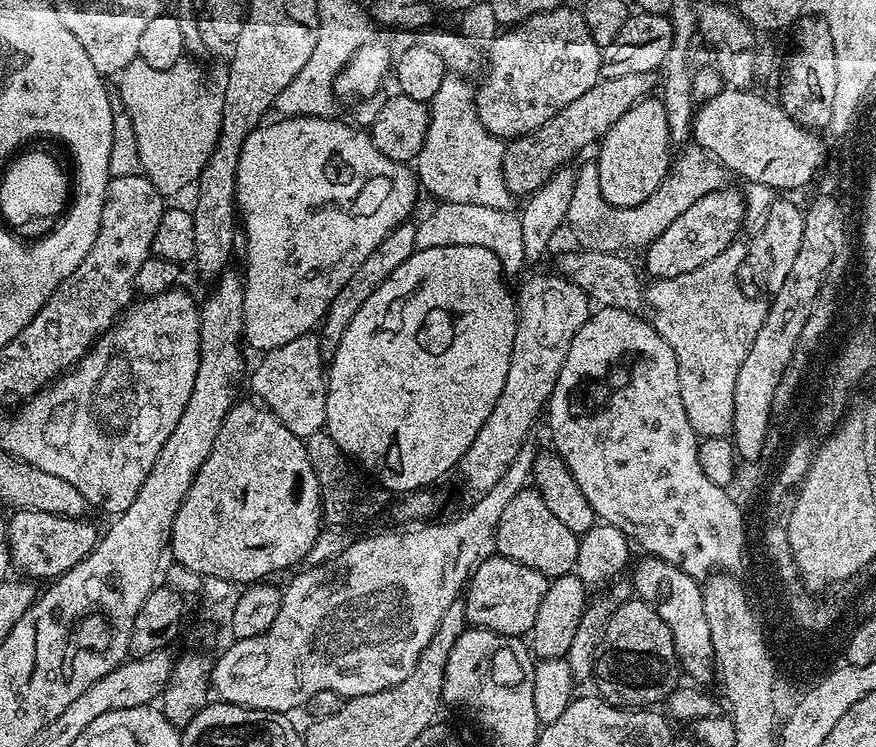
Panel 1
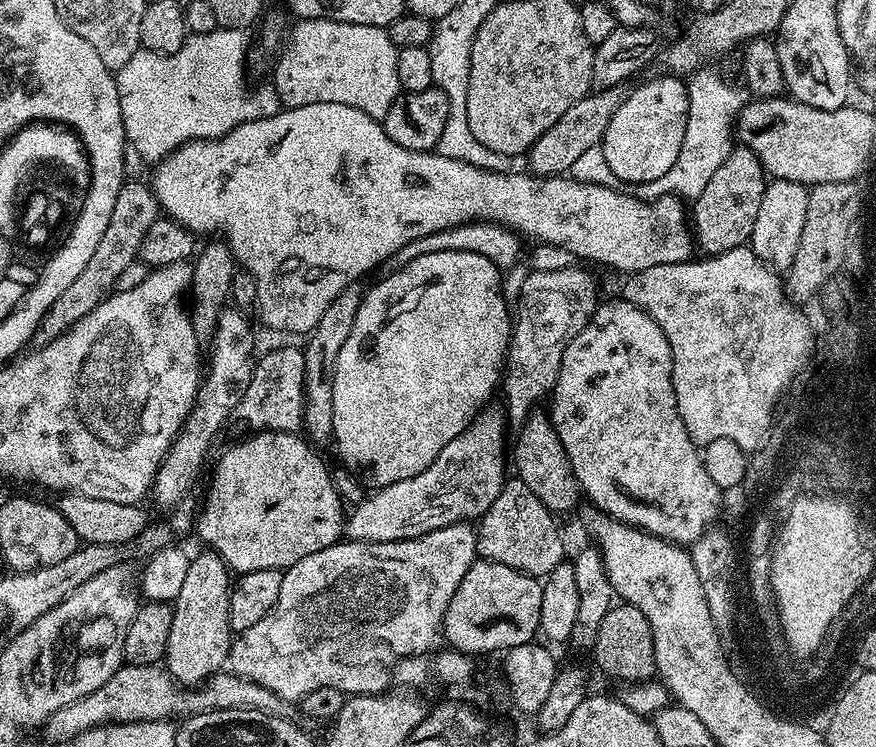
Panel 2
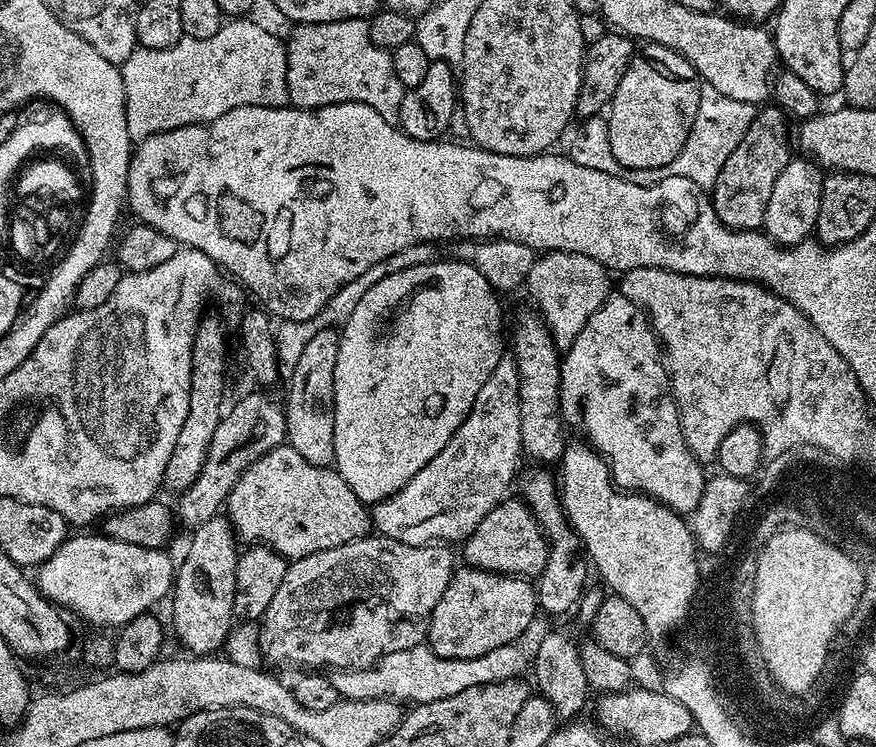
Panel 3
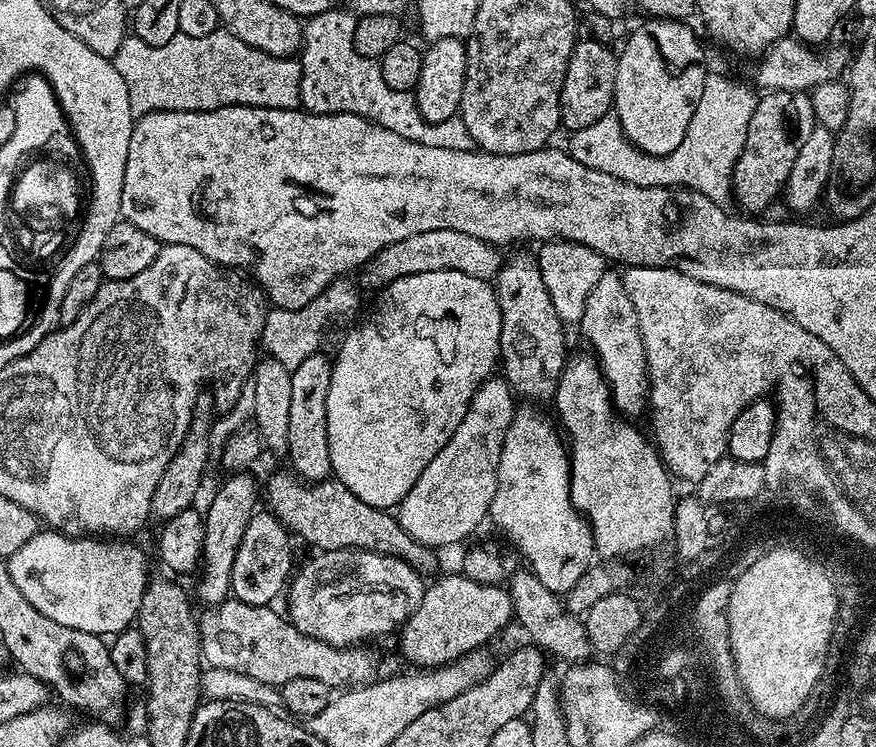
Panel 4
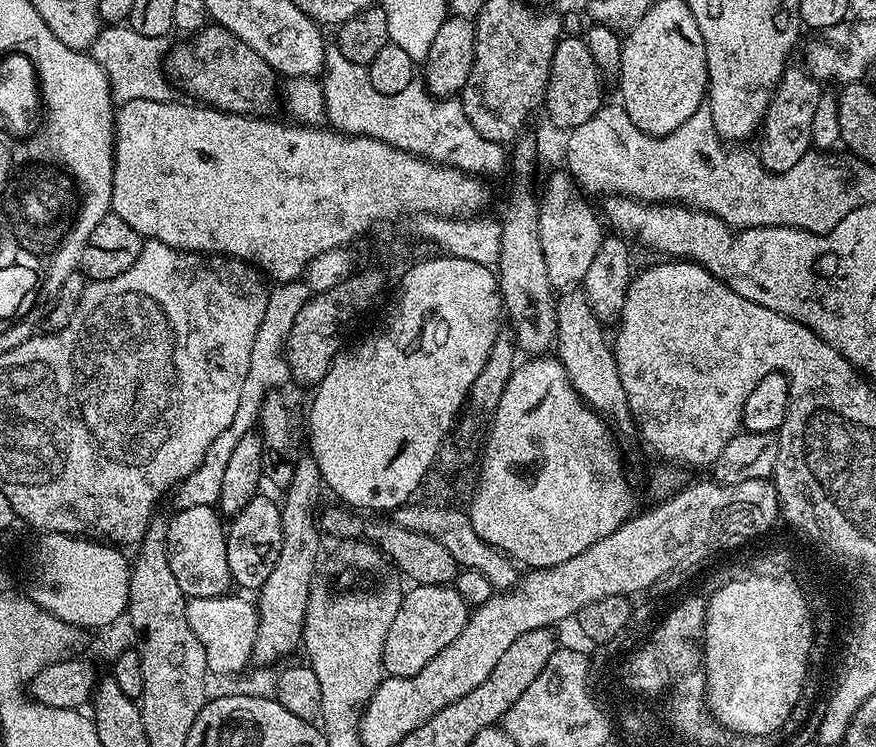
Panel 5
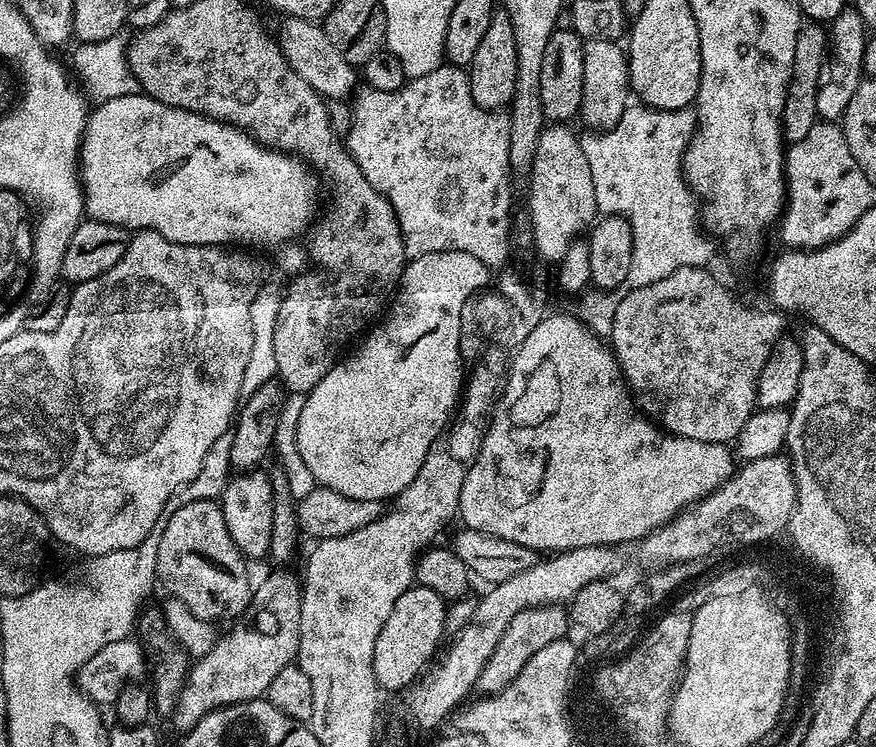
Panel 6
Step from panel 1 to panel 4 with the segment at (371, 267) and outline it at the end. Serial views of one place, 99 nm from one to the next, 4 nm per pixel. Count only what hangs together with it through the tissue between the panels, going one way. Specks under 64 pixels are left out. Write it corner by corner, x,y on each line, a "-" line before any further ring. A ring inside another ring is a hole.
316,351
291,371
291,407
289,446
286,455
291,471
305,482
327,480
333,475
330,462
330,442
326,434
326,394
330,394
332,360

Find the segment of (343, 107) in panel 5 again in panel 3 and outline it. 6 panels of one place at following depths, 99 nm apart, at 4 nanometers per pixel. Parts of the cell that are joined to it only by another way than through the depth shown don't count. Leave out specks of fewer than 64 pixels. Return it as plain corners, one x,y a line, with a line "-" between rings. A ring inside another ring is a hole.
339,20
321,24
297,24
291,29
292,37
287,37
288,65
286,66
286,86
288,103
293,108
321,108
342,102
358,102
378,110
378,114
392,118
399,113
400,103
405,94
398,74
394,74
392,54
370,42
368,20

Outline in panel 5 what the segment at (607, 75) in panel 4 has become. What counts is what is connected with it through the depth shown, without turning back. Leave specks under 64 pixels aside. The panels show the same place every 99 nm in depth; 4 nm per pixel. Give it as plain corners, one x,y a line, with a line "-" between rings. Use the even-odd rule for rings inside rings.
564,36
560,39
543,102
543,107
548,108
548,116
552,119
554,127
571,130
582,126
582,122
594,118
594,114
606,100
604,84
600,79
602,79
602,73
595,65
590,50
587,49
586,40
579,36

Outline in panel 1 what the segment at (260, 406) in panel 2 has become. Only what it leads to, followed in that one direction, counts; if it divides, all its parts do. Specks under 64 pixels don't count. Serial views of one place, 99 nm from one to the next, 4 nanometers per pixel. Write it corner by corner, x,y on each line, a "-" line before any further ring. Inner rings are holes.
319,335
299,336
286,346
263,353
259,359
260,365
250,372
255,399
298,437
307,438
321,431
326,418
326,366
320,354

